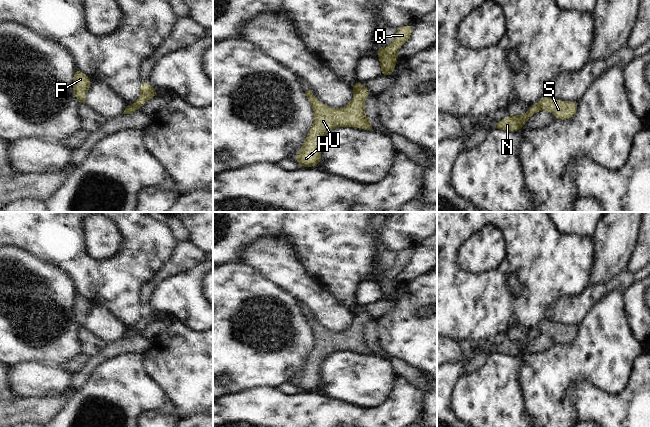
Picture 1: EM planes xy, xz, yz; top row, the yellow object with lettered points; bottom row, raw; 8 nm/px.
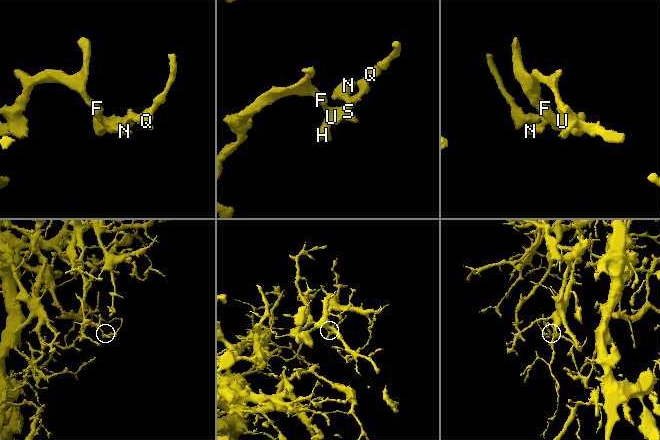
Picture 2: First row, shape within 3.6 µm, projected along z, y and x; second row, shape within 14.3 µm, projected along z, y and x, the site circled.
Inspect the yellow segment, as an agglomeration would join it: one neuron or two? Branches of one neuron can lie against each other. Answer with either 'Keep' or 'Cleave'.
Cleave

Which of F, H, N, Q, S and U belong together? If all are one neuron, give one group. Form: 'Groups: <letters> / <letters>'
Groups: F H Q S U / N

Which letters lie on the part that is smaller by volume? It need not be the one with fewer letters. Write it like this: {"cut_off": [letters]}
{"cut_off": ["N"]}

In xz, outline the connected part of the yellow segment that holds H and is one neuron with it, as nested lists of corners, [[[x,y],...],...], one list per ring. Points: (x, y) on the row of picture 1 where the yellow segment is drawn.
[[[362,85],[354,91],[353,99],[342,108],[325,105],[312,91],[305,91],[305,94],[313,109],[314,122],[294,157],[299,167],[317,167],[321,163],[321,141],[332,129],[353,127],[373,131],[371,121],[365,115],[365,100],[372,95],[367,87]]]

